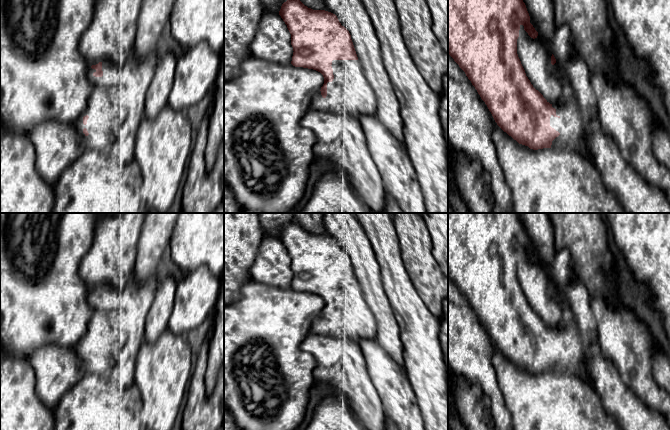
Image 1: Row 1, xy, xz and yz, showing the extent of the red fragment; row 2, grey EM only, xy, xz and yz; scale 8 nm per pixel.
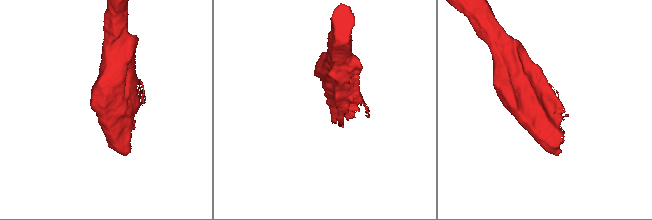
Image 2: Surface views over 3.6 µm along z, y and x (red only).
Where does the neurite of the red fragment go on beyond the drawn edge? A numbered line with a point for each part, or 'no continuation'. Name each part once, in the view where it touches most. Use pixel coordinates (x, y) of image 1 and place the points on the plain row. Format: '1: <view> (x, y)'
1: xz (350, 317)

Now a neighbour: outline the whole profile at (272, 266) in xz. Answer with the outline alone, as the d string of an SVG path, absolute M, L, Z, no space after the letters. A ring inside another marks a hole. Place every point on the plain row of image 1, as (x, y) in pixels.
M264 236L250 276L251 280L269 286L291 288L294 276L291 258L279 238Z

